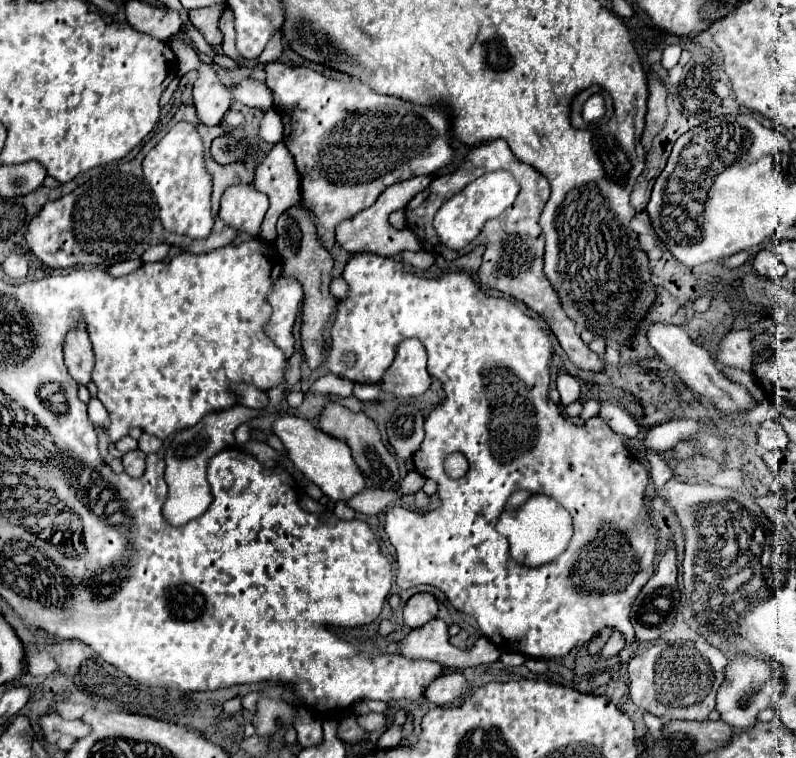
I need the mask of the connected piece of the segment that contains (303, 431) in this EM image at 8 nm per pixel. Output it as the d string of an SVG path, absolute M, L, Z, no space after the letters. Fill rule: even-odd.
M282 416L282 418L278 418L274 422L274 432L282 440L282 444L286 446L292 464L308 480L312 480L316 486L320 486L320 490L330 500L334 500L334 502L340 502L340 500L348 502L352 496L360 494L366 488L364 476L362 476L360 468L354 464L350 448L346 446L346 442L342 442L338 438L330 438L328 434L322 434L308 420L296 418L296 416Z

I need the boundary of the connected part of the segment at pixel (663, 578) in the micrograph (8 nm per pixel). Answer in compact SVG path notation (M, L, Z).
M668 546L666 556L660 560L656 574L646 582L646 586L640 590L636 602L632 604L630 622L636 630L636 640L640 642L656 642L664 632L668 632L674 626L676 612L680 606L680 590L676 584L678 568L676 568L676 552L672 546Z

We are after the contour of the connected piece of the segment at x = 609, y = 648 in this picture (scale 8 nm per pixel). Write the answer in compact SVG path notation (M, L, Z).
M614 632L614 634L610 636L610 640L606 642L606 646L596 654L596 660L612 658L612 656L616 656L622 648L624 648L624 638L622 638L618 632Z

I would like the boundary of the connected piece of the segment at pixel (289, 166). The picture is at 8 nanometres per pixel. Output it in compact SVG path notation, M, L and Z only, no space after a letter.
M284 142L274 144L274 148L270 150L270 154L266 156L266 160L262 162L262 166L256 168L252 186L256 190L260 190L262 194L266 194L269 200L269 208L265 214L259 237L266 242L274 242L277 237L276 220L282 214L282 210L288 210L294 202L300 200L300 174L294 166L294 158L290 154L290 150L286 148Z

